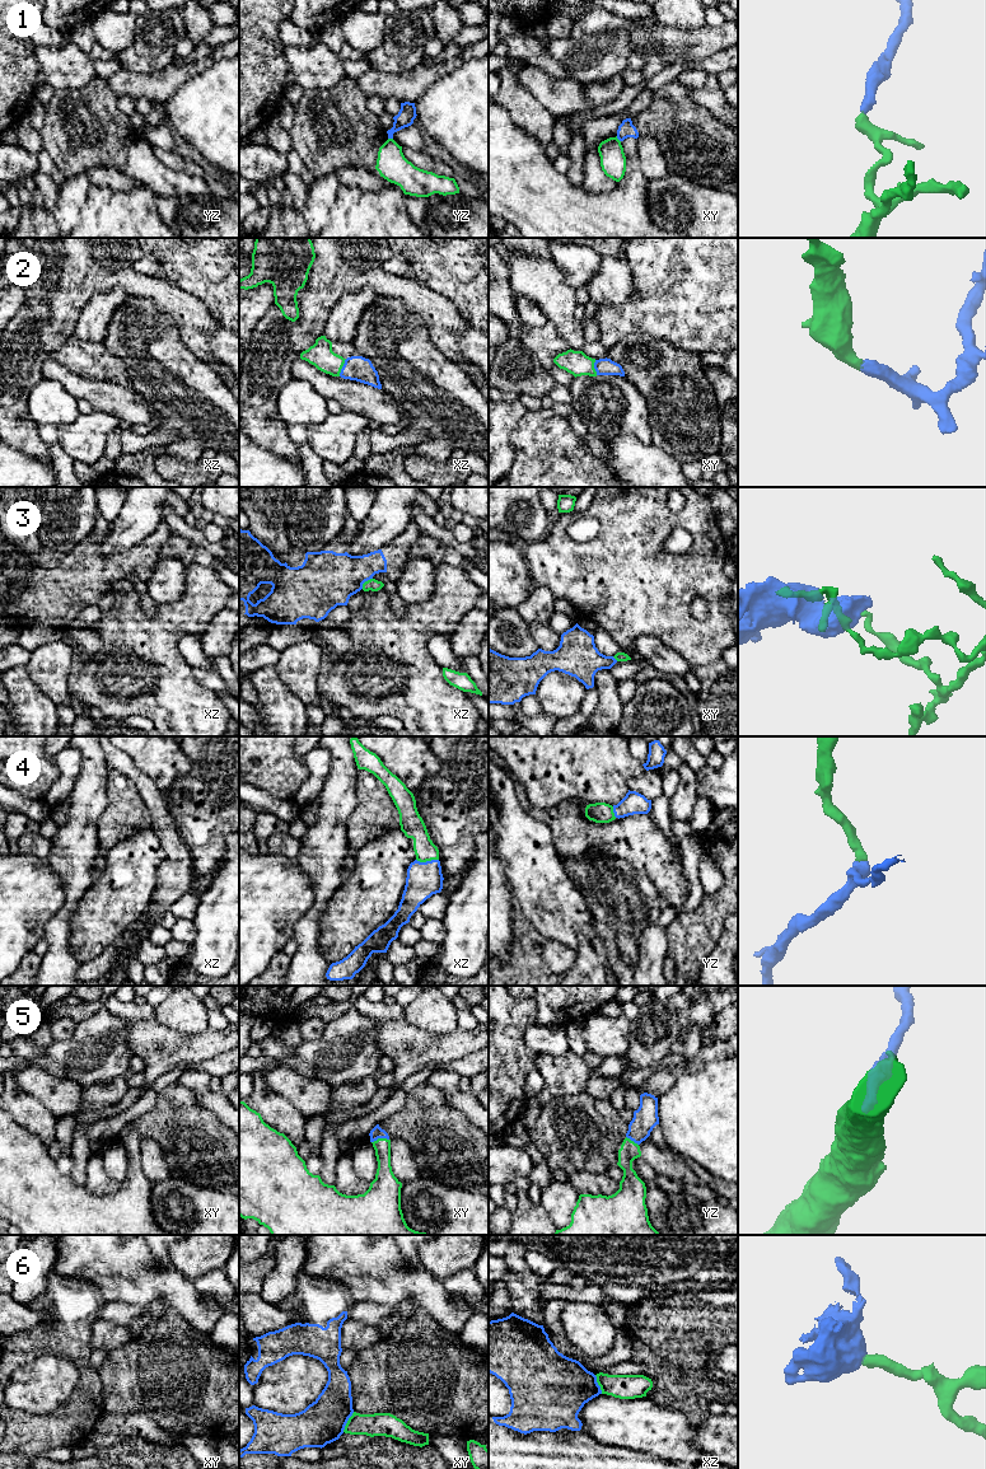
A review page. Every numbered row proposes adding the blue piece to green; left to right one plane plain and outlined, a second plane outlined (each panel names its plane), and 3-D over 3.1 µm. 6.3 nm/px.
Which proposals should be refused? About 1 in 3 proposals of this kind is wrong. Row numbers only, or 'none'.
1, 3, 6

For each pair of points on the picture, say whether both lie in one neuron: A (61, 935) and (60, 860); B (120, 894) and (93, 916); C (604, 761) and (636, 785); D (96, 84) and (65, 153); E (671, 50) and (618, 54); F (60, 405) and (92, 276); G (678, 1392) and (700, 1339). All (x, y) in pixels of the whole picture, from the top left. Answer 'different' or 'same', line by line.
A: same
B: same
C: different
D: same
E: different
F: different
G: same

